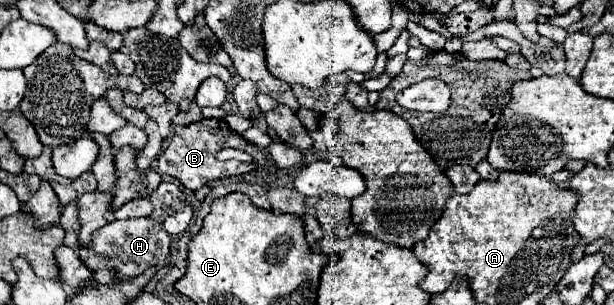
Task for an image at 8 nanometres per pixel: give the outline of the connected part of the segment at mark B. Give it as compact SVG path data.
M202 119L202 121L192 123L192 125L176 125L176 127L174 127L174 137L172 137L168 149L164 149L162 155L158 157L156 167L158 167L158 171L160 171L162 175L170 175L170 177L178 179L178 181L180 181L186 189L190 189L190 191L198 191L202 185L206 185L206 183L212 181L212 179L224 179L224 177L230 177L230 175L242 175L242 173L248 173L248 171L256 169L256 163L238 163L238 165L232 165L232 163L218 161L218 159L216 159L216 153L218 153L220 149L226 149L226 147L234 147L234 149L246 151L246 153L250 153L250 155L254 157L254 161L256 161L260 167L266 165L266 155L264 155L258 147L250 145L242 135L238 135L236 131L232 131L226 121L220 121L220 119Z

